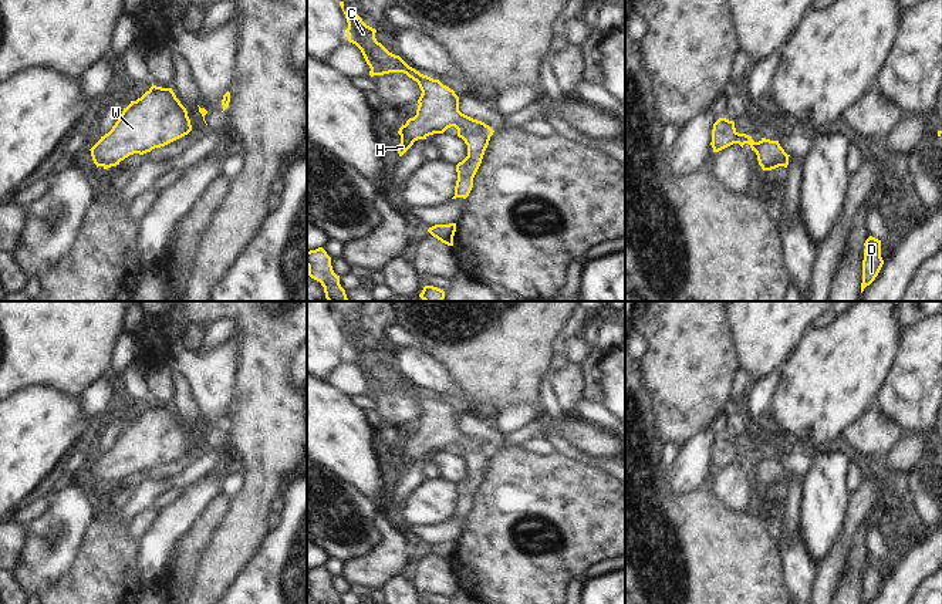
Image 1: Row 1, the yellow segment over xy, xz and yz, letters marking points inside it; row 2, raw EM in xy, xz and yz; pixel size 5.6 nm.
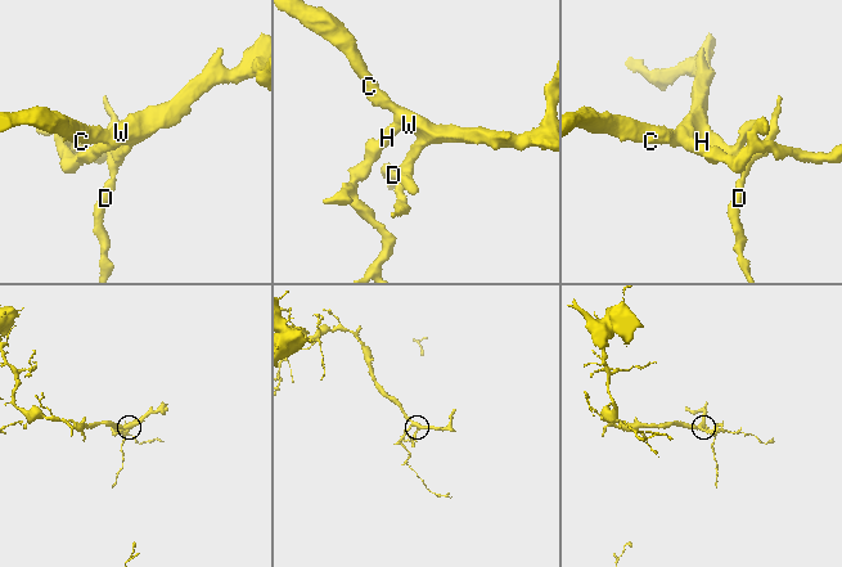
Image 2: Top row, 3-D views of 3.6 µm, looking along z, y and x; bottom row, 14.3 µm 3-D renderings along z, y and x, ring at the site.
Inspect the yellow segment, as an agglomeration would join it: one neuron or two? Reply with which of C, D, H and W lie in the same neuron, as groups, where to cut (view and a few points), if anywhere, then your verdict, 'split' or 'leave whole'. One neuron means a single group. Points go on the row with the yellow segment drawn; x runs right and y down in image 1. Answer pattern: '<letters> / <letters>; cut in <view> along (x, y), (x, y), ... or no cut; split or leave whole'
C D H W; no cut; leave whole

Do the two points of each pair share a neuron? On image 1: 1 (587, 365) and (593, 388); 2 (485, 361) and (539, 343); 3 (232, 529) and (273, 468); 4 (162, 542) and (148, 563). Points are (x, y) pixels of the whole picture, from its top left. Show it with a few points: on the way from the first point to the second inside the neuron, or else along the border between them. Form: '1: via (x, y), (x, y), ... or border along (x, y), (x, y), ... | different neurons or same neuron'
1: via (590, 371), (591, 383) | same neuron
2: via (497, 348), (503, 343), (526, 343) | same neuron
3: via (247, 513), (260, 483) | same neuron
4: via (156, 547), (152, 552), (152, 557) | same neuron

